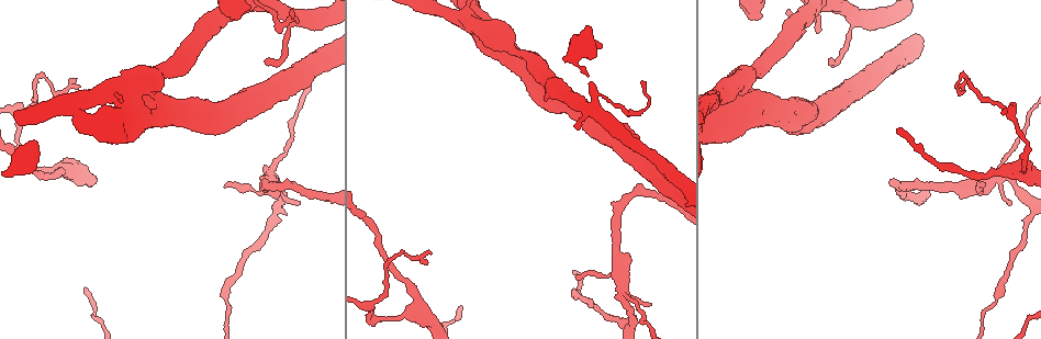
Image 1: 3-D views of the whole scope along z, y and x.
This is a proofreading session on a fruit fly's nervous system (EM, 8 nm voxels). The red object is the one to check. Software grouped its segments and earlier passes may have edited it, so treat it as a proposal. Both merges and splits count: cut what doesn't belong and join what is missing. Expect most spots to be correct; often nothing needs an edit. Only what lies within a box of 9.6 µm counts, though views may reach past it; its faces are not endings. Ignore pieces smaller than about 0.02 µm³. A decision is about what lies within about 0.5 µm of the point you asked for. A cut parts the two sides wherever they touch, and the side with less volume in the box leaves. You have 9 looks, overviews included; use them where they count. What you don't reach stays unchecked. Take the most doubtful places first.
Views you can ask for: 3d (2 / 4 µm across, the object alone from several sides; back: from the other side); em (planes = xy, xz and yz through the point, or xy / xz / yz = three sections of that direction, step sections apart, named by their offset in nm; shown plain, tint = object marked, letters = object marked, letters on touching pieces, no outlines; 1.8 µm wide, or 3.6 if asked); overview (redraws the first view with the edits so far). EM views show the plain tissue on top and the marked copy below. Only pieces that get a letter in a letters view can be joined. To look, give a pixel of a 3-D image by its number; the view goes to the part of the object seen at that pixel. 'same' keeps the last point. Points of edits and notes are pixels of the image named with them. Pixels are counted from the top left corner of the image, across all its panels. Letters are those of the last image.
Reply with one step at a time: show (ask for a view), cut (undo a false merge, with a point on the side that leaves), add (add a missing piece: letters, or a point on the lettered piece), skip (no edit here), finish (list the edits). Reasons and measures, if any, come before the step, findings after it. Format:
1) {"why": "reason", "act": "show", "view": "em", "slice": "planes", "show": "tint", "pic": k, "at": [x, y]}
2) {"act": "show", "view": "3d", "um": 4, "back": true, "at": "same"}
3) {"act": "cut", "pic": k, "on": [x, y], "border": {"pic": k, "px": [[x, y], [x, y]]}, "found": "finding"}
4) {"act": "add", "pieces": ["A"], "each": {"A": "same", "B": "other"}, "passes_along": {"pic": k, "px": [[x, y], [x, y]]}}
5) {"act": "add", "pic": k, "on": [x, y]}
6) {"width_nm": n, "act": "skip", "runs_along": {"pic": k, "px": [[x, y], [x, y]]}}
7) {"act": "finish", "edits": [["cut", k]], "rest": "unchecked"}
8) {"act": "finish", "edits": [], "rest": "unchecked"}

{"why": "a fork", "act": "show", "view": "3d", "um": 4, "pic": 1, "at": [271, 180]}

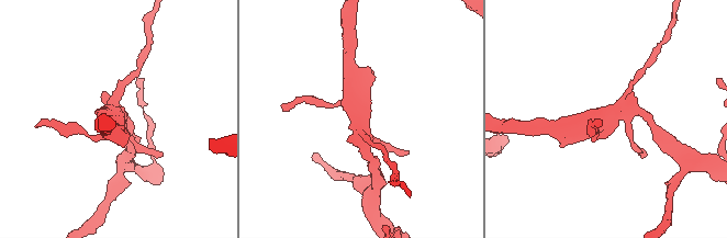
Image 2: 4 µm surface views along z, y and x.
{"why": "shape alone is not enough", "act": "show", "view": "em", "slice": "xz", "step": 4, "show": "tint", "pic": 2, "at": [116, 116]}

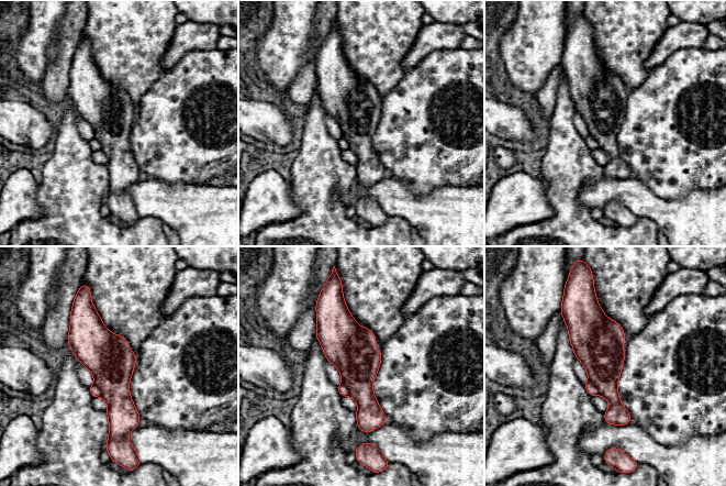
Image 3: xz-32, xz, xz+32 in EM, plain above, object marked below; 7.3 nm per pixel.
{"act": "show", "view": "em", "slice": "yz", "step": 8, "show": "letters", "at": "same"}

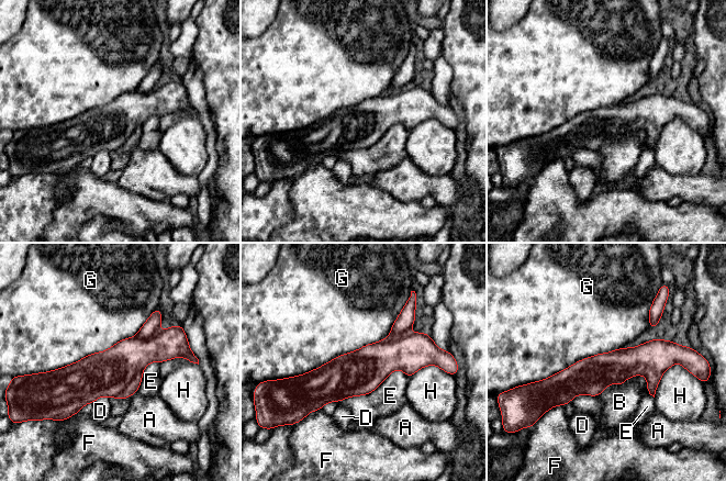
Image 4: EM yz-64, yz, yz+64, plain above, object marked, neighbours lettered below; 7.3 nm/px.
{"act": "skip", "each": {"A": "other", "B": "other", "D": "other", "E": "other", "F": "other", "G": "other", "H": "other"}, "border": {"pic": 4, "px": [[636, 375], [594, 396]]}, "found": "continuous, no second neuron"}

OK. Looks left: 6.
{"why": "sudden change in width", "act": "show", "view": "3d", "um": 4, "pic": 1, "at": [724, 96]}

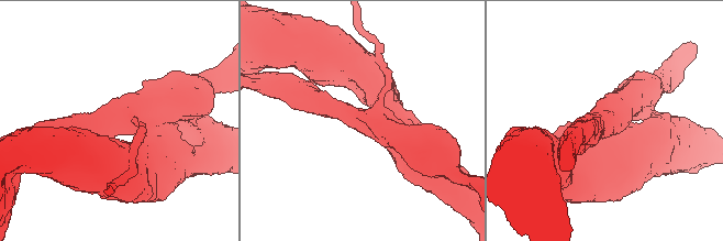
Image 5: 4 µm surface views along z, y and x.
{"why": "shape alone is not enough", "act": "show", "view": "em", "um": 3.6, "slice": "planes", "show": "letters", "pic": 5, "at": [609, 123]}

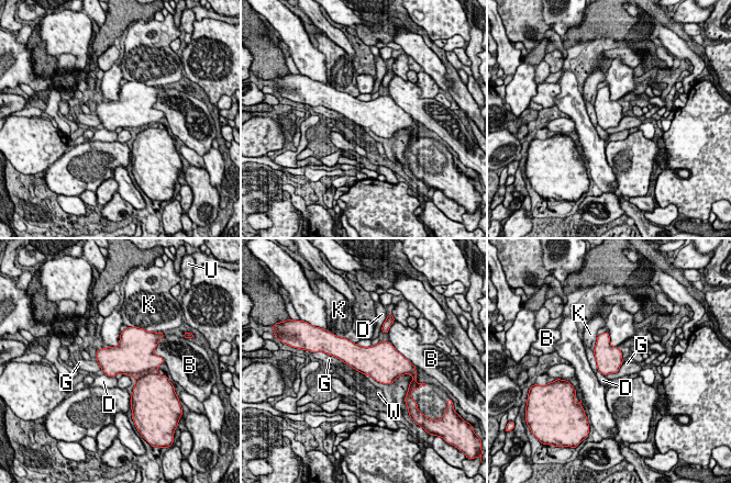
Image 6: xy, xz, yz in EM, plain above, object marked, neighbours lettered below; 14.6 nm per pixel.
{"act": "skip", "each": {"B": "other", "D": "other", "G": "other", "K": "other", "U": "other", "W": "other"}, "border": {"pic": 6, "px": [[623, 362], [616, 372], [605, 375]]}, "found": "all the same neuron"}

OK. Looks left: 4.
{"why": "sharp bend", "act": "show", "view": "3d", "um": 4, "pic": 1, "at": [1009, 113]}

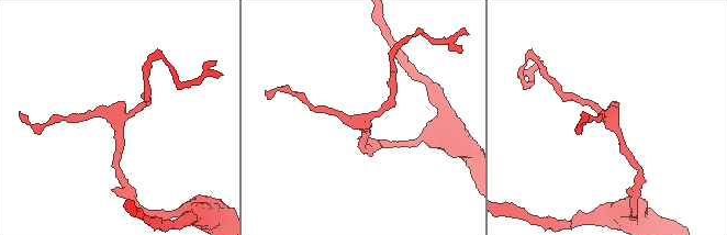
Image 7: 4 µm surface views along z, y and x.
{"why": "need the tissue", "act": "show", "view": "em", "slice": "planes", "show": "letters", "pic": 7, "at": [609, 122]}

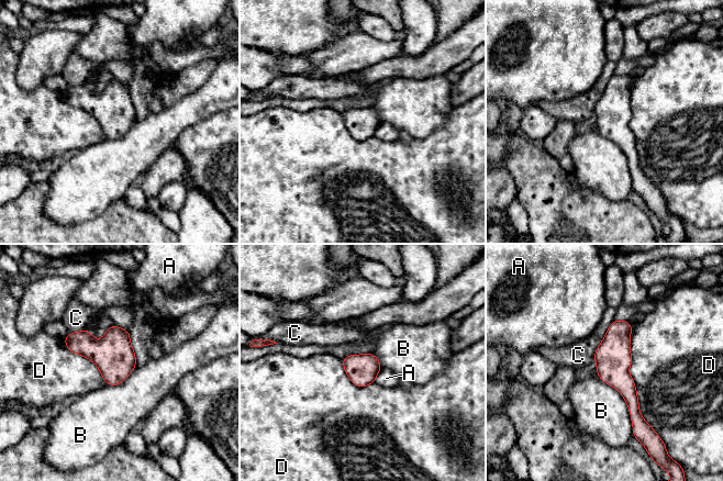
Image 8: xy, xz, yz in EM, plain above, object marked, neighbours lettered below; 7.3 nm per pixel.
{"act": "skip", "each": {"A": "other", "B": "other", "C": "other", "D": "other"}, "found": "one neuron here"}

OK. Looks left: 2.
{"why": "thick end", "act": "show", "view": "em", "um": 3.6, "slice": "planes", "show": "letters", "pic": 1, "at": [234, 18]}

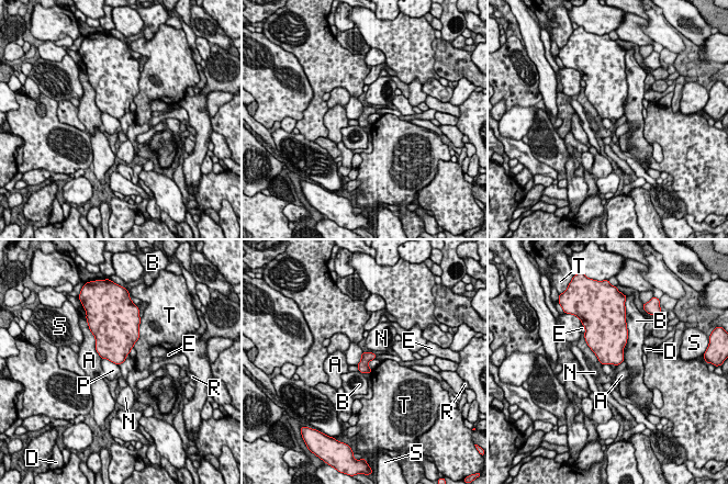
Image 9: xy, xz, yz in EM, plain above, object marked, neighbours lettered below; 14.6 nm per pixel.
{"act": "skip", "each": {"A": "other", "B": "other", "D": "other", "E": "other", "N": "other", "P": "other", "R": "other", "S": "other", "T": "other"}, "border": {"pic": 9, "px": [[102, 358], [118, 364]]}, "found": "none of them fits"}

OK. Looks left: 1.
{"act": "finish", "edits": [], "rest": "unchecked"}

